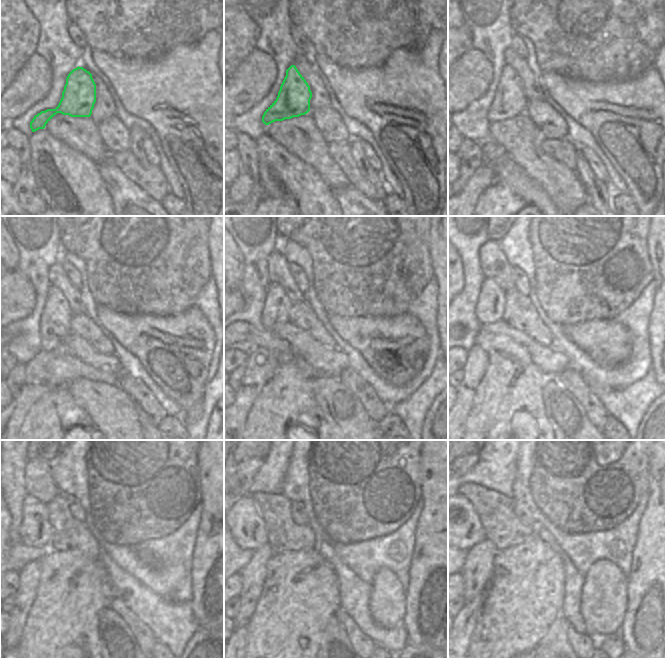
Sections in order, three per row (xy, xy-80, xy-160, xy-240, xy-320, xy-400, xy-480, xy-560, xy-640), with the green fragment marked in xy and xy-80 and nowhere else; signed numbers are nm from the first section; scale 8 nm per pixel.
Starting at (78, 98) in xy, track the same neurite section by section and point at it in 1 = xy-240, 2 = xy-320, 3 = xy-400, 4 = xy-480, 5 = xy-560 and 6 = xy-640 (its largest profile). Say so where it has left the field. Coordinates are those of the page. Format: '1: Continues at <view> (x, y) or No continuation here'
1: Continues at xy-240 (55, 319)
2: Continues at xy-320 (277, 304)
3: Continues at xy-400 (490, 307)
4: Continues at xy-480 (36, 530)
5: Continues at xy-560 (245, 524)
6: Continues at xy-640 (468, 532)

